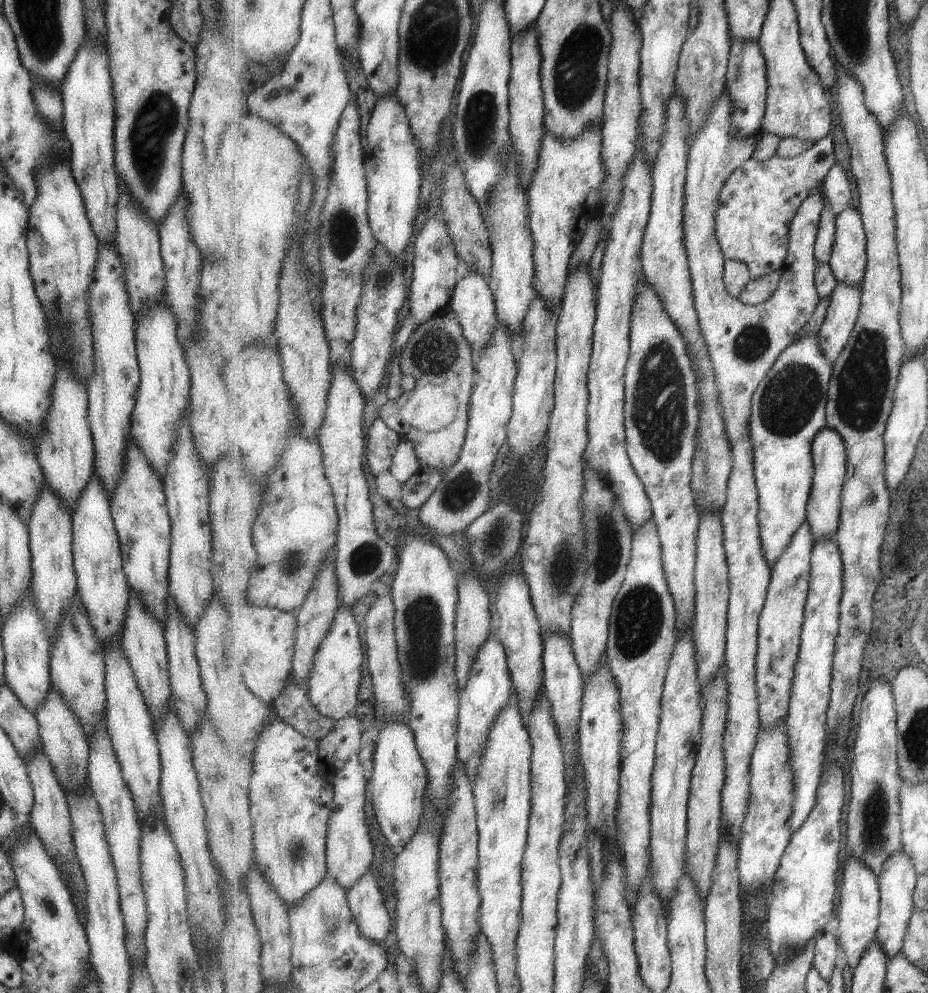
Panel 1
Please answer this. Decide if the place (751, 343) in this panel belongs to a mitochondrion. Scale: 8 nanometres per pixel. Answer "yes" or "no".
yes

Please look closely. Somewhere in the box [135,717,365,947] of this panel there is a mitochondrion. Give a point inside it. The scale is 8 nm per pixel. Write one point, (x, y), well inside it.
(296, 851)

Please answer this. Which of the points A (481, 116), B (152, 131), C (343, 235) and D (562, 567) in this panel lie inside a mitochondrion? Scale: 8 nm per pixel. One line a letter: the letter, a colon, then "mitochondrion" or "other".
A: mitochondrion
B: mitochondrion
C: mitochondrion
D: mitochondrion

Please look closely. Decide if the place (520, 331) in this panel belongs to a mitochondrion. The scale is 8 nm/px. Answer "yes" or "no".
no

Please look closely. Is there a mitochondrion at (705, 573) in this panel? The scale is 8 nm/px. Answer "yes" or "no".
no

